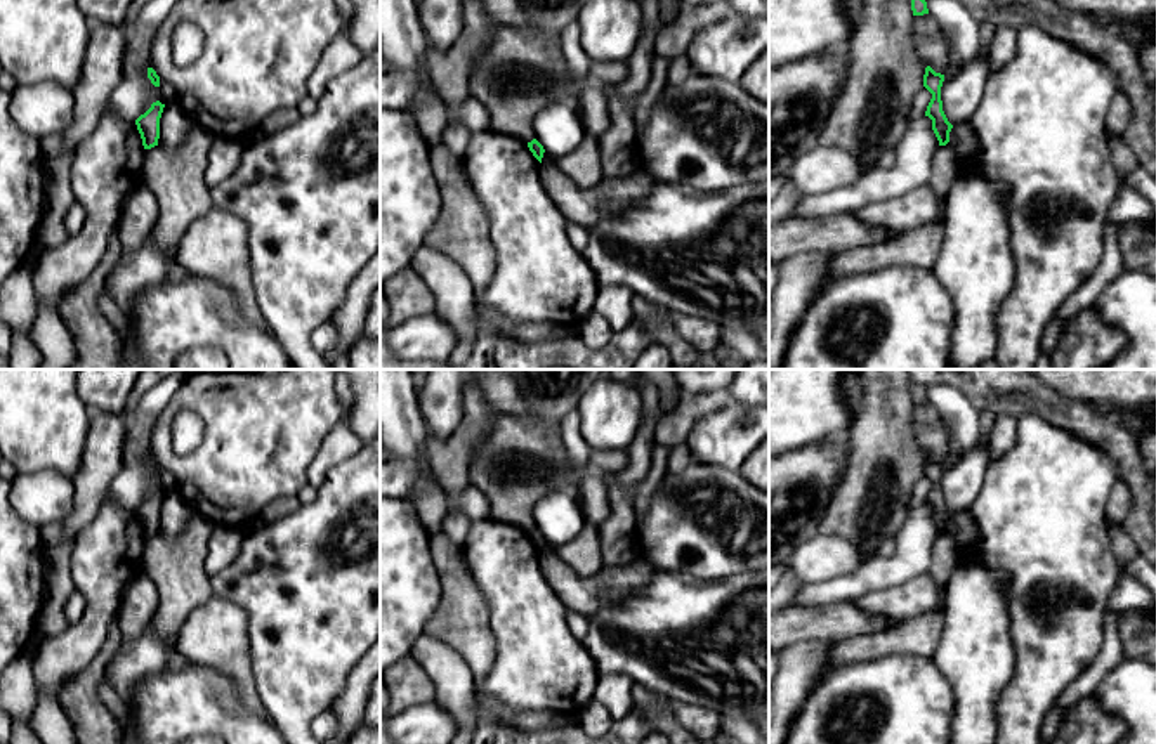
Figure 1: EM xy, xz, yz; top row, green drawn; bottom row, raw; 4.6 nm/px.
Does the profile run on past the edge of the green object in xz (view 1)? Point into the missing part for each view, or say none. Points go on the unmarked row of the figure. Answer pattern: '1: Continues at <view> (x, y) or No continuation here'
1: No continuation here

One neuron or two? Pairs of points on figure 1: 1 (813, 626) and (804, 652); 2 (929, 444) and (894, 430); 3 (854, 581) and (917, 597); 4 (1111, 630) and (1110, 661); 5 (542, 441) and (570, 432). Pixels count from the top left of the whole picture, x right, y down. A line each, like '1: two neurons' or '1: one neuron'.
1: two neurons
2: two neurons
3: two neurons
4: one neuron
5: two neurons

